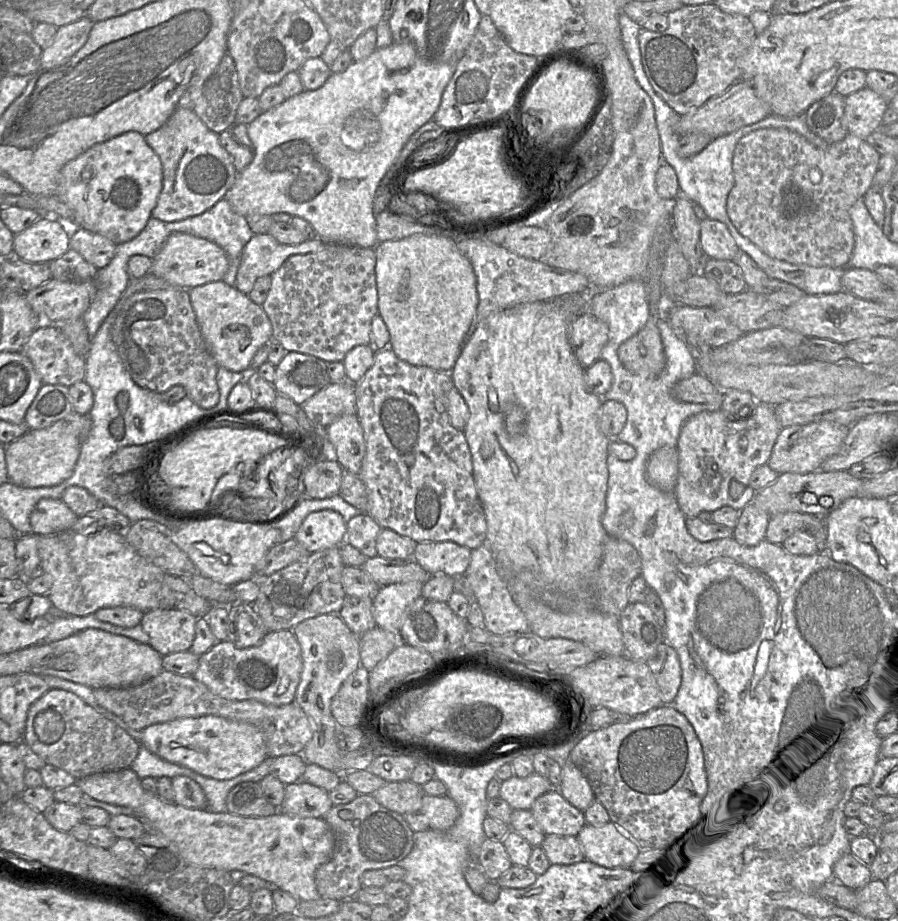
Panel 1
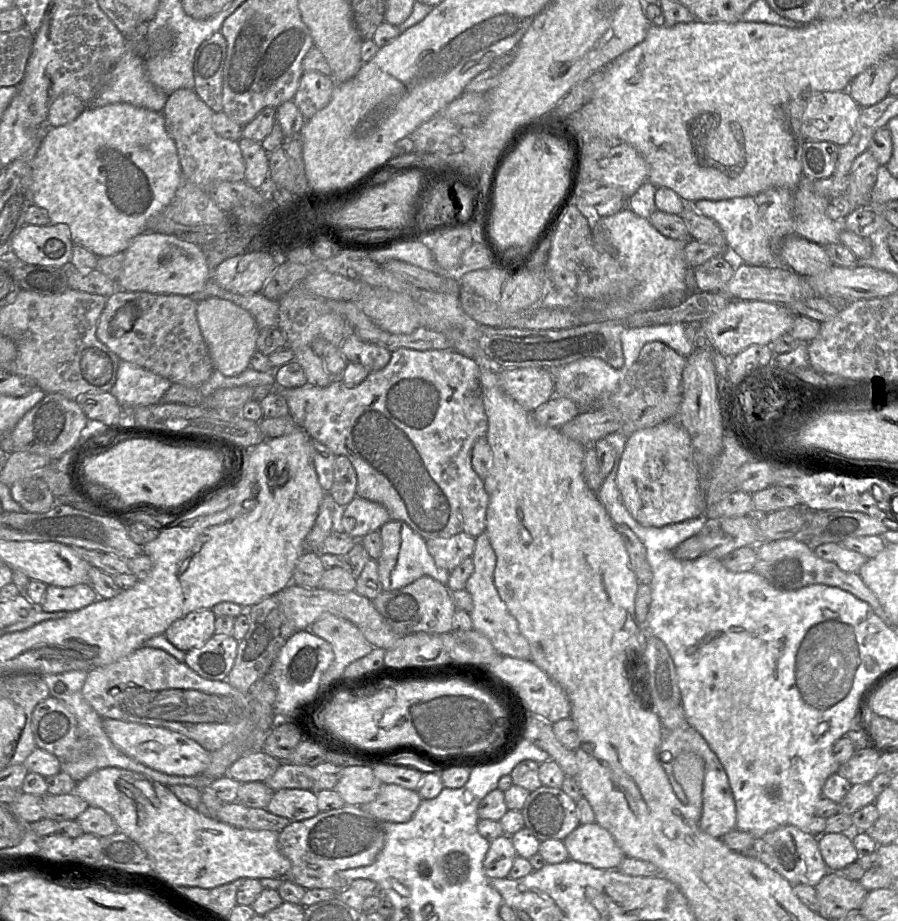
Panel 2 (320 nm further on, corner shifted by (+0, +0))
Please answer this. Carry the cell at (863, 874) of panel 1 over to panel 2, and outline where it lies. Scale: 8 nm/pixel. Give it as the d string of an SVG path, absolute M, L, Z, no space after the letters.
M825 832L818 838L818 845L829 871L839 871L859 858L851 833Z

